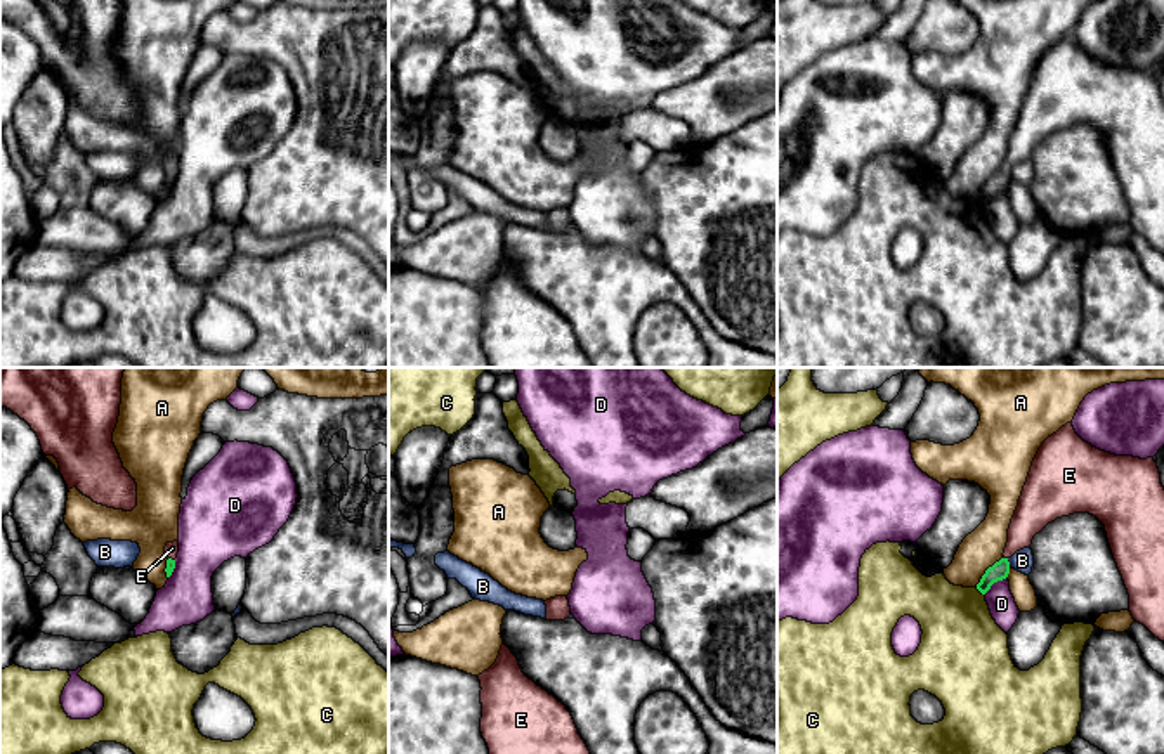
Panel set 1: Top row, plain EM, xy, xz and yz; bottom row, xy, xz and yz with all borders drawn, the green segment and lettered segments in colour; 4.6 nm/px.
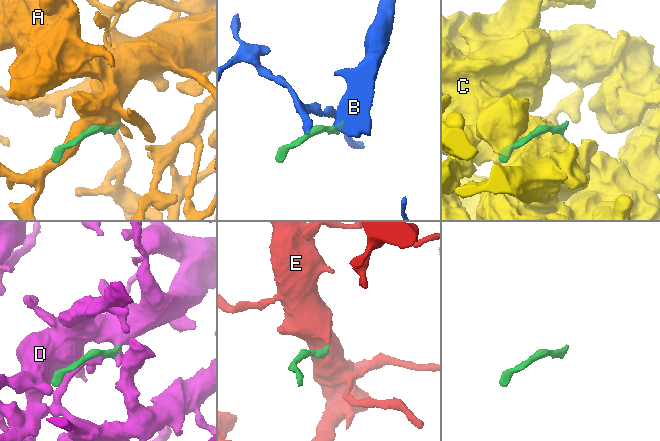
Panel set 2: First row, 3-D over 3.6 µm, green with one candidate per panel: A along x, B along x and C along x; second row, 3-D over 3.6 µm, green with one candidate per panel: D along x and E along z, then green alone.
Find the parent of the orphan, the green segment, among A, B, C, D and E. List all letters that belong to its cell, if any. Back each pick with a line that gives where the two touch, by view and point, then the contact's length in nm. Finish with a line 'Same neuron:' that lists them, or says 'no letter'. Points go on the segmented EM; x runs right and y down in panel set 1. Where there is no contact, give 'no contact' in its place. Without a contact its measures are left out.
E: xy (170, 558) | 40 nm
Same neuron: E

